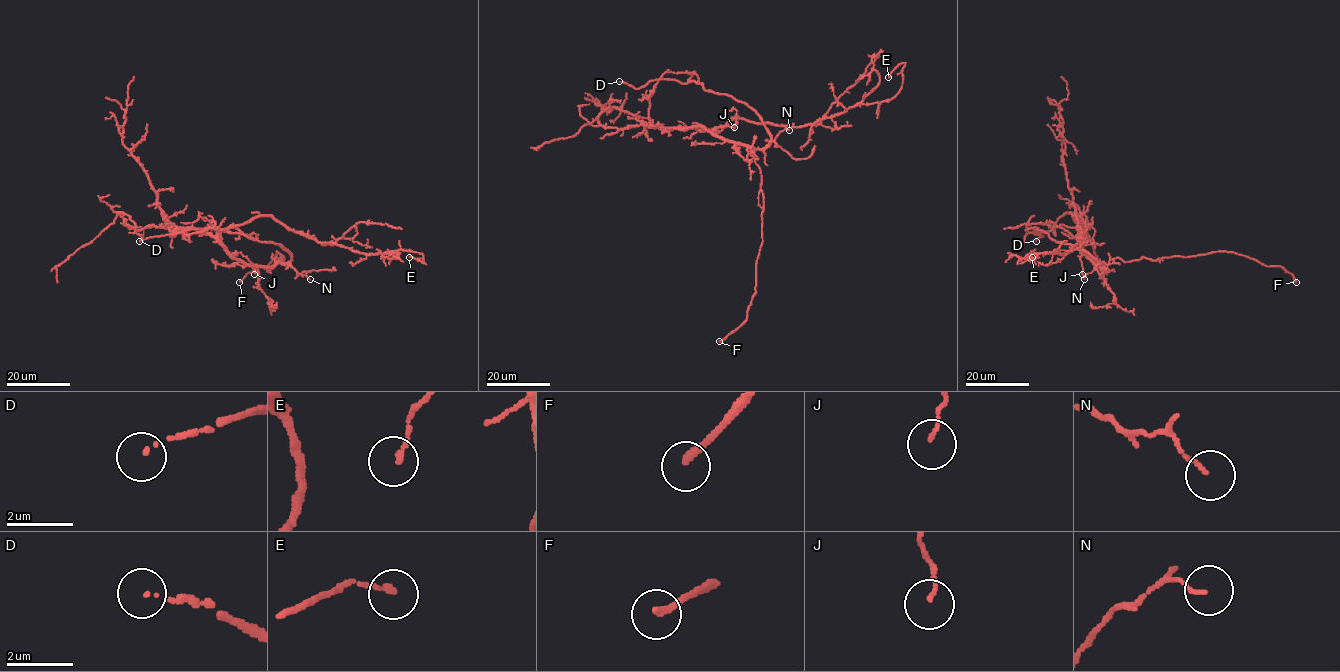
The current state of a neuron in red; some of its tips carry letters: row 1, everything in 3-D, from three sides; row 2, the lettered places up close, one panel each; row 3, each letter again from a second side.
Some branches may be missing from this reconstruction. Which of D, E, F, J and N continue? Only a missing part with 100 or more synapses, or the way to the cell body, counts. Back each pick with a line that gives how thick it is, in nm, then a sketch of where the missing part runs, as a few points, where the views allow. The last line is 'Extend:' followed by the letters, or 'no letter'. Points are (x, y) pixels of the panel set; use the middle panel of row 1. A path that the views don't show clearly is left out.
D: Thickness 50 nm
F: Thickness 220 nm. Course of what is missing: (719, 341), (711, 341), (705, 352), (716, 358)
Extend: D, F

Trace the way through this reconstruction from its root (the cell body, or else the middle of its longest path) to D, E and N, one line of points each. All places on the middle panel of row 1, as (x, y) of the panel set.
D: (698, 126), (675, 129), (653, 126), (648, 115), (649, 96), (658, 81), (650, 80), (638, 89), (619, 81)
E: (698, 126), (712, 130), (735, 118), (814, 124), (861, 103), (891, 100), (901, 88), (905, 63), (888, 77)
N: (698, 126), (725, 140), (755, 148), (765, 148), (780, 131), (789, 130)

